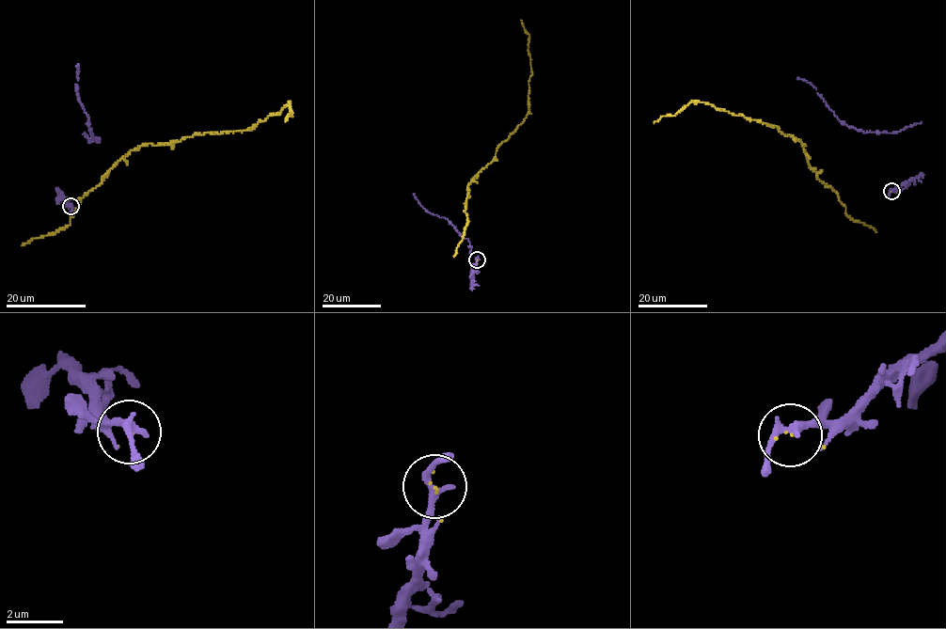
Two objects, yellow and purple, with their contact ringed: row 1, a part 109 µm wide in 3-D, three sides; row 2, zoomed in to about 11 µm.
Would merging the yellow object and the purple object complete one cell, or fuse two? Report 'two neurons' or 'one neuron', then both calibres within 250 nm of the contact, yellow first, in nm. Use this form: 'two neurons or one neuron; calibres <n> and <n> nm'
one neuron; calibres 50 and 280 nm

